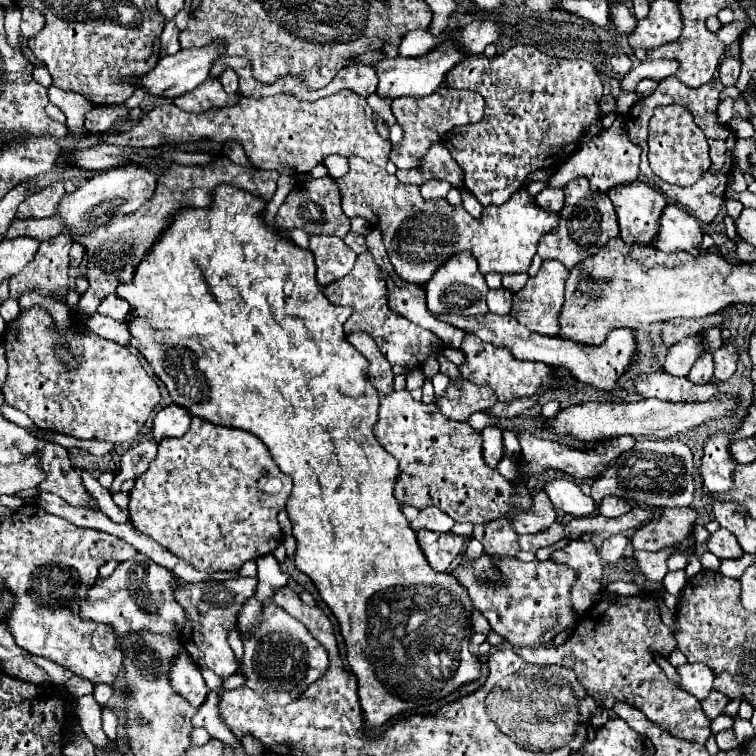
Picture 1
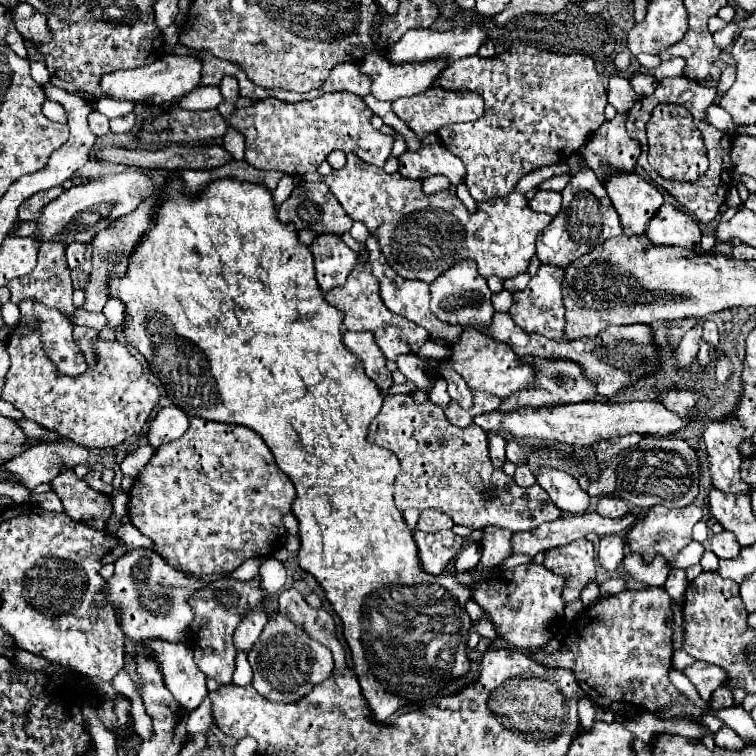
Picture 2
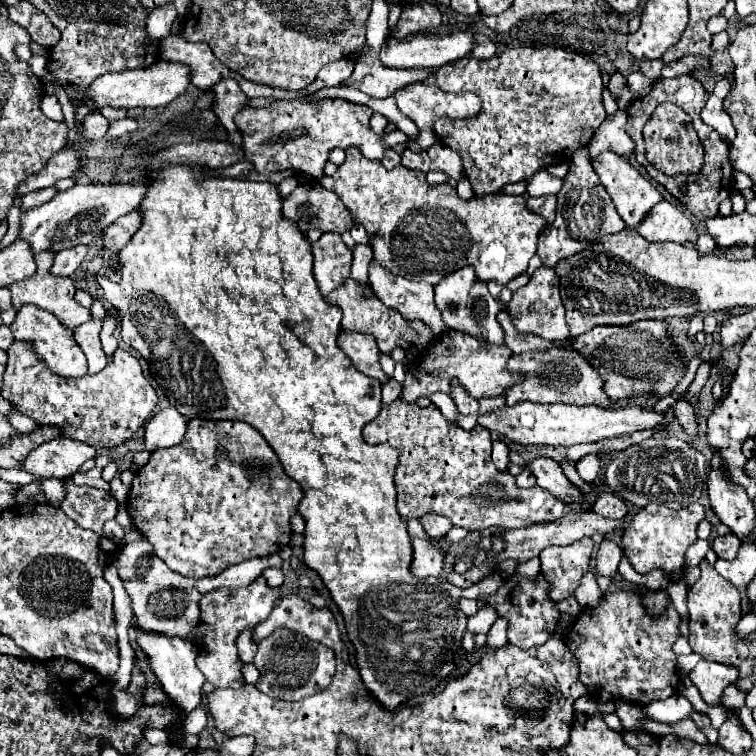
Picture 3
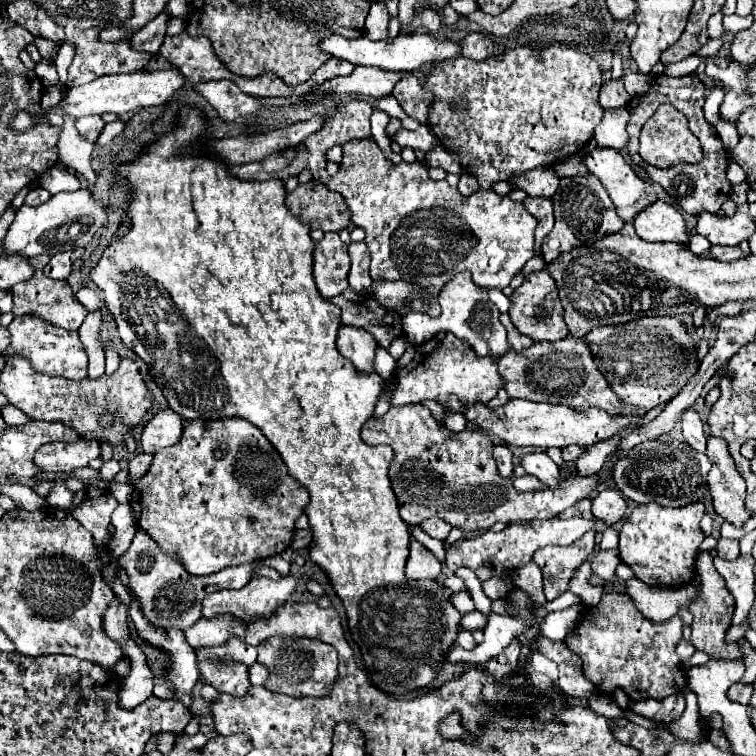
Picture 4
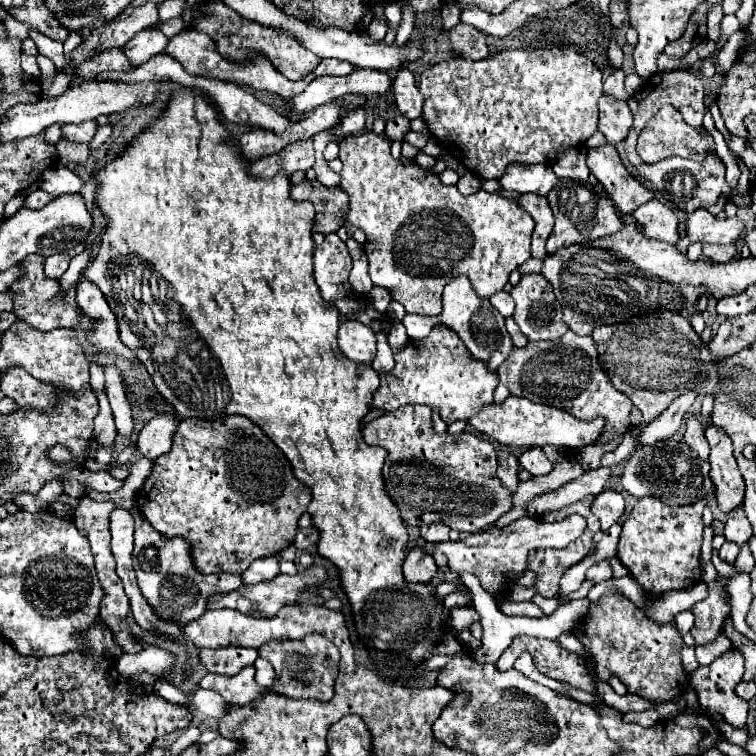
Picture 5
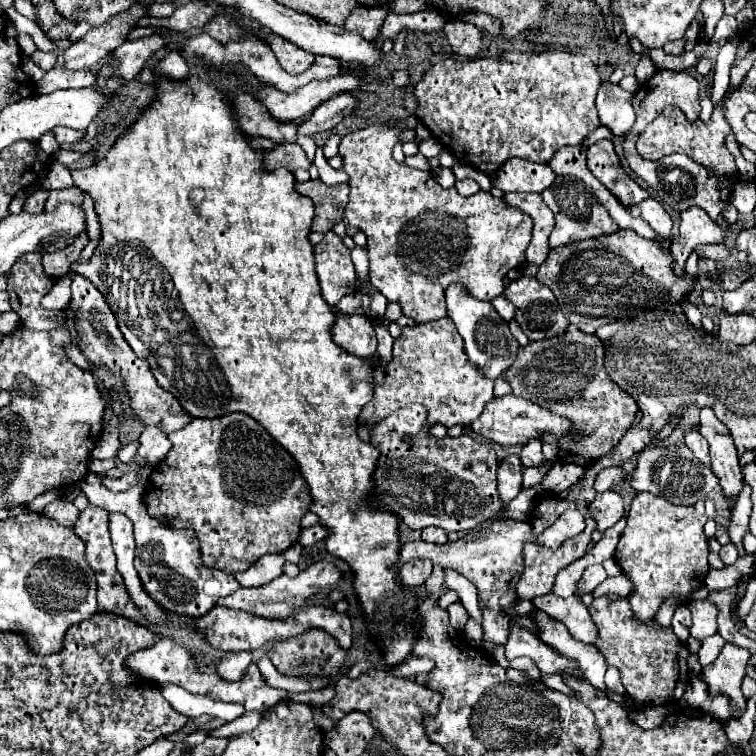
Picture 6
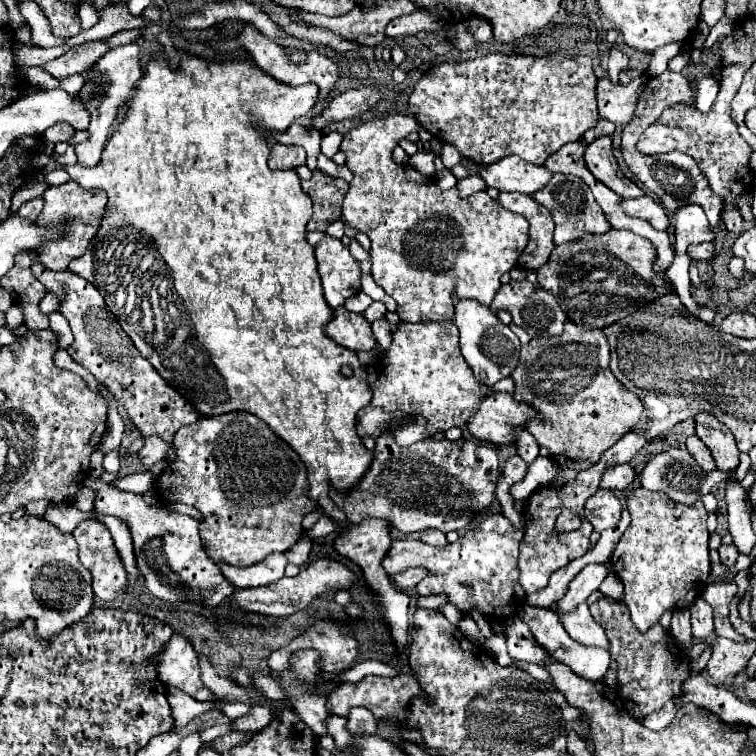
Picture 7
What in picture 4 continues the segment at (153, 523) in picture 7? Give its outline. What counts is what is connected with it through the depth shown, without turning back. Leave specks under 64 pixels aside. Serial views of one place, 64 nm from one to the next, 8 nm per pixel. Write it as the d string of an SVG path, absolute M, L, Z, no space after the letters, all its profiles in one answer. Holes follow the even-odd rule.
M138 454L138 456L134 456L130 460L130 466L128 466L128 472L130 472L128 474L128 484L134 484L136 478L140 480L142 474L148 472L150 464L152 464L152 456L150 454ZM142 528L136 530L132 548L128 548L128 552L122 558L118 558L118 564L124 564L124 568L128 568L128 576L132 580L132 592L136 592L136 598L144 608L144 616L148 616L148 620L158 628L180 628L180 630L186 630L202 616L200 614L202 600L208 594L224 588L230 590L242 588L244 584L248 584L250 572L254 568L254 564L250 564L248 568L228 568L210 576L194 576L186 572L178 556L164 554L160 544L156 544L156 540L152 540L148 532Z

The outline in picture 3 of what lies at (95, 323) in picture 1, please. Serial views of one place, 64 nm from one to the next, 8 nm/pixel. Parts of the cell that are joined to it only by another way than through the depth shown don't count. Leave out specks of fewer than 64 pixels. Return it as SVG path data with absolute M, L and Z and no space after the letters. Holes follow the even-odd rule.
M40 252L40 254L36 254L36 266L38 266L36 274L30 276L28 280L22 280L22 282L16 282L16 284L10 286L12 305L14 310L20 310L26 304L32 304L32 306L38 306L42 310L48 310L50 314L54 314L60 320L60 324L64 324L66 328L74 330L80 324L84 324L84 322L90 320L90 310L84 308L84 306L80 306L74 300L76 286L72 284L70 278L58 278L58 276L48 274L48 268L52 266L52 260L54 260L54 254L52 252Z

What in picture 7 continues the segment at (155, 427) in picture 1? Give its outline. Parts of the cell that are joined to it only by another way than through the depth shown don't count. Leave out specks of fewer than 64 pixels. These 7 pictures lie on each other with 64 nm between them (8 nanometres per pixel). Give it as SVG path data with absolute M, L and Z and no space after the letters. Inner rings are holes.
M146 438L146 444L144 444L144 448L138 452L138 458L140 458L140 462L142 462L142 466L146 468L146 470L150 470L156 462L160 462L160 460L164 460L166 458L166 452L168 452L168 444L164 444L164 440L160 440L160 438Z

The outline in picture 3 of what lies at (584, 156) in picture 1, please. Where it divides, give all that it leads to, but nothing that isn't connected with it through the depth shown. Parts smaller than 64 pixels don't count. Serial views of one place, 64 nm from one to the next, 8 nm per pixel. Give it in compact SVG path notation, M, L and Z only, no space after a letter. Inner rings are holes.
M616 110L612 116L608 116L594 132L592 142L588 144L590 150L590 158L598 156L604 150L612 150L624 158L628 158L632 154L632 138L626 134L624 130L626 126L626 112ZM534 172L532 176L526 178L526 192L530 196L546 196L546 194L558 194L562 188L560 178L552 176L550 172Z

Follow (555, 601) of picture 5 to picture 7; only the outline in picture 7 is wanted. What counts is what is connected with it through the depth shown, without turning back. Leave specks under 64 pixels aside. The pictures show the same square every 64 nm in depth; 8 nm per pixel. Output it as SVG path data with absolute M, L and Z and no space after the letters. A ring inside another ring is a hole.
M586 602L578 604L574 608L574 612L566 614L562 624L564 624L564 628L572 640L576 640L584 646L598 646L598 648L610 650L610 642L606 638L606 632L598 622L594 622Z

